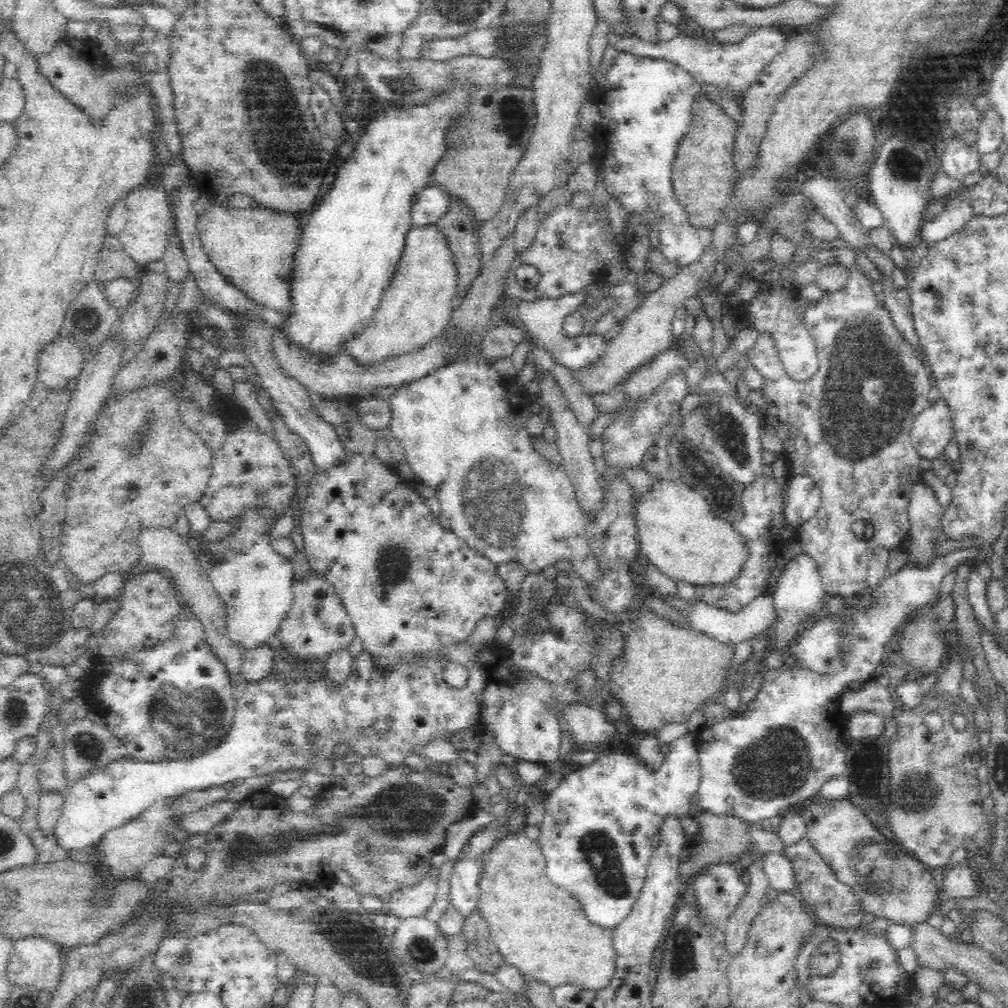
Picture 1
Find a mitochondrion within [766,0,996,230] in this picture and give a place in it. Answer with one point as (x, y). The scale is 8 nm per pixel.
(904, 166)

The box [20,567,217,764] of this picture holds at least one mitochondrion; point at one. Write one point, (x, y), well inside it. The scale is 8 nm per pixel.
(159, 601)

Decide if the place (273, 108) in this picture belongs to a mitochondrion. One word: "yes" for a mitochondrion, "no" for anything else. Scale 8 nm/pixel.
yes

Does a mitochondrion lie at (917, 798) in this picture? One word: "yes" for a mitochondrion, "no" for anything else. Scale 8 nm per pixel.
yes

